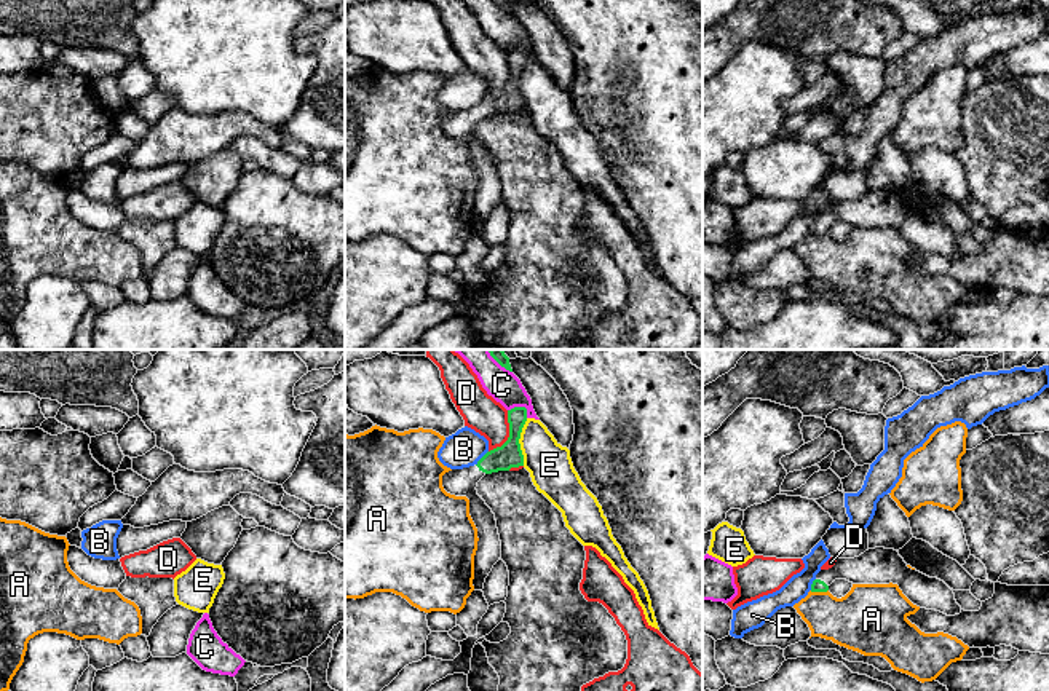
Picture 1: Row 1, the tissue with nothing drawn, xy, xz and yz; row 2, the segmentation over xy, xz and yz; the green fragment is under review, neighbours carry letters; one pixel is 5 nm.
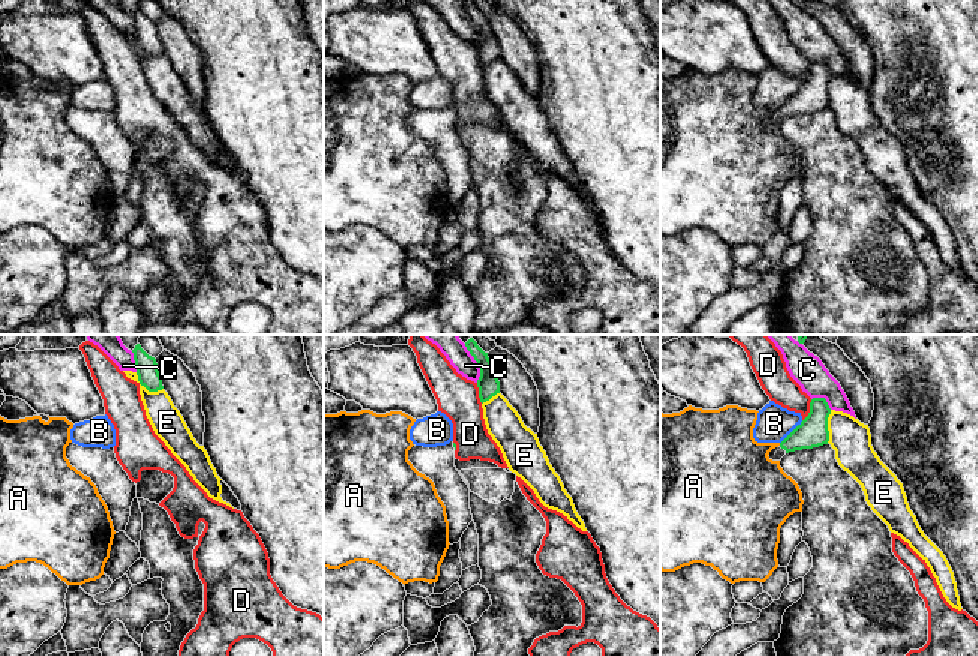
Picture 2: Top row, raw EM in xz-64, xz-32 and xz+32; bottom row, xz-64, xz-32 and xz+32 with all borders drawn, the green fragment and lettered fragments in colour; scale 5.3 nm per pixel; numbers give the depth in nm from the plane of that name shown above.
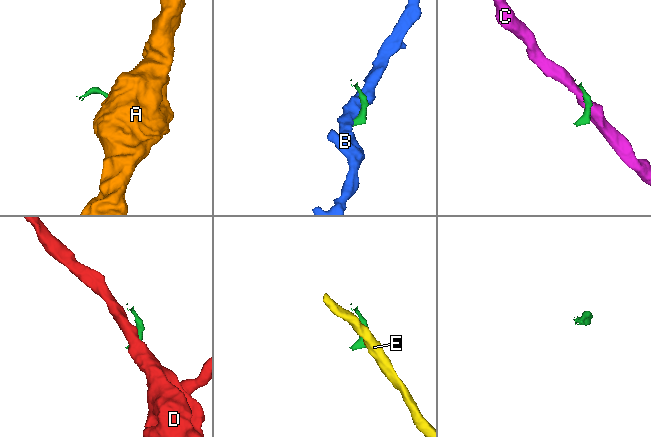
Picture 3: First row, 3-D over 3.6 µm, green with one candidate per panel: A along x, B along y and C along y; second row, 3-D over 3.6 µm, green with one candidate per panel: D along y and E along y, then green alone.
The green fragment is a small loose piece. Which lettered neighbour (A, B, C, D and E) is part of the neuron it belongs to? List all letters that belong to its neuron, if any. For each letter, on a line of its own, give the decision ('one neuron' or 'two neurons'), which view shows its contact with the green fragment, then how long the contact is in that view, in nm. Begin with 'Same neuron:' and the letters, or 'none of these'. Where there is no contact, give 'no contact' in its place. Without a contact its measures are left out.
Same neuron: none of these
A: two neurons | yz | 100 nm
B: two neurons | xz | 100 nm
C: two neurons | xz | 110 nm
D: two neurons | xz | 240 nm
E: two neurons | xz | 240 nm

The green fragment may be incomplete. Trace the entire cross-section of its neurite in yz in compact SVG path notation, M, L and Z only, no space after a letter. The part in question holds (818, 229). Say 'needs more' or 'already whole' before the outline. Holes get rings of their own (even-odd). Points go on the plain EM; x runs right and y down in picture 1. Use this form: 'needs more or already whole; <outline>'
needs more; M875 190L854 201L837 201L832 211L816 217L811 235L827 235L835 222L846 222L853 227L893 225L920 251L936 252L947 259L961 255L953 233L944 223L908 211L894 192Z

